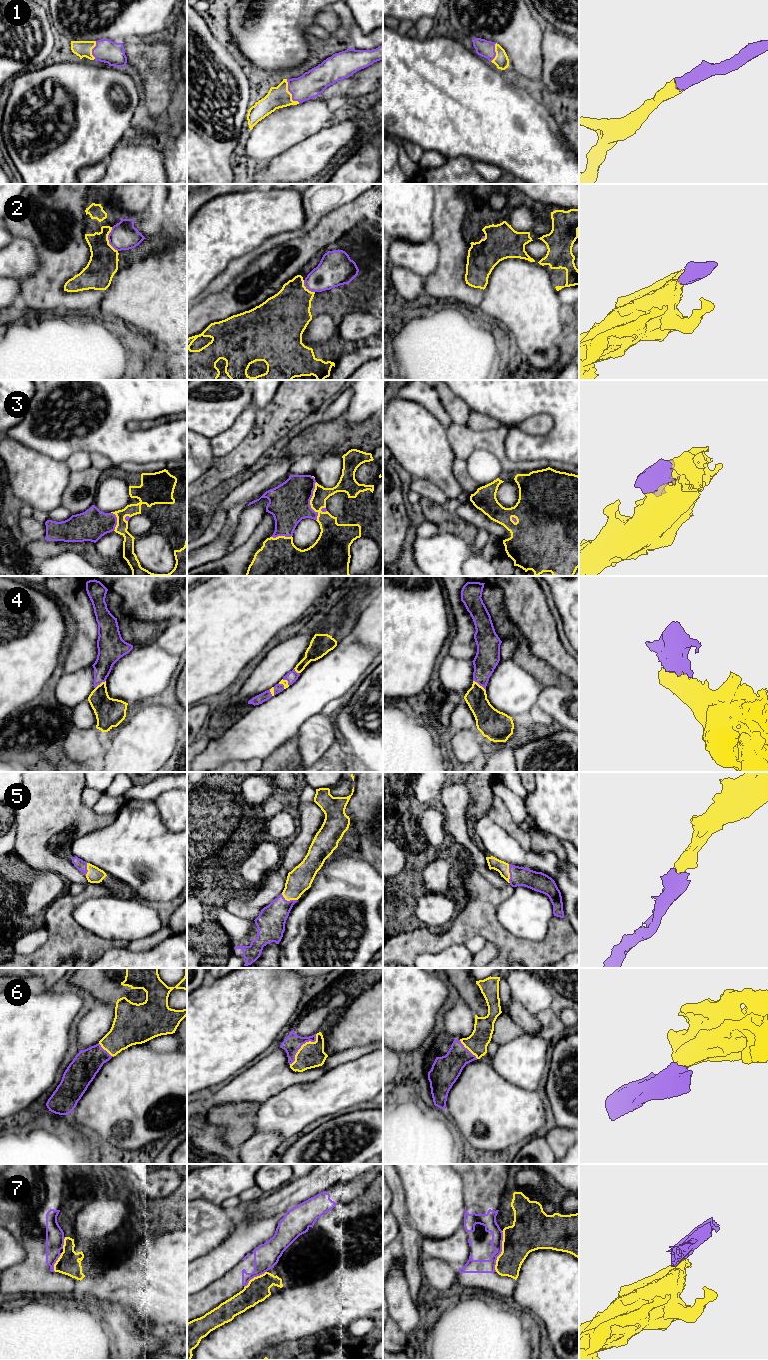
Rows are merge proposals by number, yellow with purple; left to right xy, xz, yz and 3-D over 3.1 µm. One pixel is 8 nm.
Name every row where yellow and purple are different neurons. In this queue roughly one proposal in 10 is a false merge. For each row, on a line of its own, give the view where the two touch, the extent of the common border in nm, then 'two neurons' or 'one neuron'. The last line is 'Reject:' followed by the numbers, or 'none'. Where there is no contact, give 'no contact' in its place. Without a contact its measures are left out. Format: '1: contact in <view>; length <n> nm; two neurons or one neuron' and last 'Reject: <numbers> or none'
1: contact in xz; length 220 nm; one neuron
2: contact in xy; length 200 nm; one neuron
3: contact in xz; length 320 nm; one neuron
4: contact in yz; length 130 nm; one neuron
5: contact in yz; length 150 nm; one neuron
6: contact in xz; length 340 nm; one neuron
7: contact in yz; length 340 nm; two neurons
Reject: 7

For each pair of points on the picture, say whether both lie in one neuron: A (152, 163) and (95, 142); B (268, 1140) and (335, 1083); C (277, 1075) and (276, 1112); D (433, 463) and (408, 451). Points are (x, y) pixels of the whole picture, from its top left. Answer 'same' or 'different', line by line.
A: different
B: different
C: different
D: same

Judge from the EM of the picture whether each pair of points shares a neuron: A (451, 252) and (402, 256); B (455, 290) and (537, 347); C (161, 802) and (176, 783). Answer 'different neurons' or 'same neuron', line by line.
A: different neurons
B: different neurons
C: different neurons

